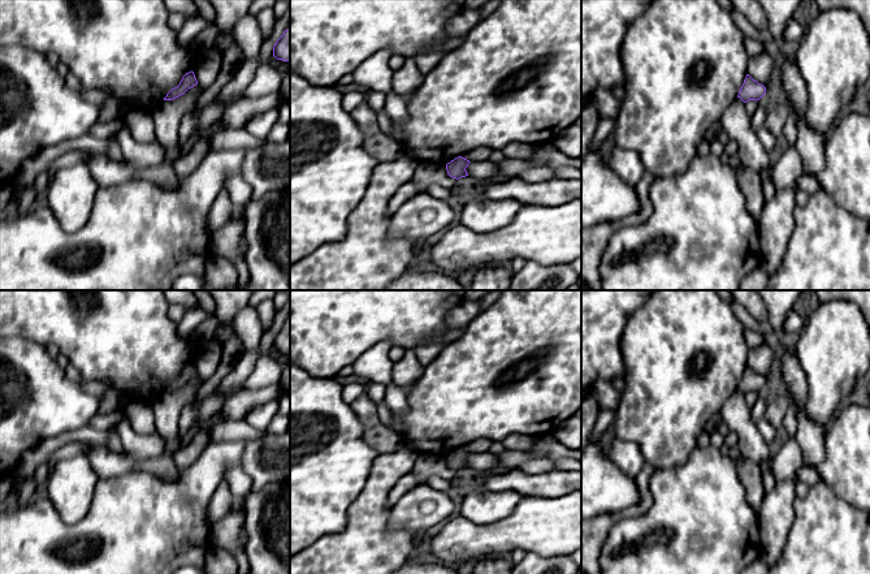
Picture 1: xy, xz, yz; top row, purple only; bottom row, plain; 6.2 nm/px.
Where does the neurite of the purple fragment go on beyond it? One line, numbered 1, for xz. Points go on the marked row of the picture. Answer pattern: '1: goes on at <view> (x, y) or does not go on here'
1: does not go on here

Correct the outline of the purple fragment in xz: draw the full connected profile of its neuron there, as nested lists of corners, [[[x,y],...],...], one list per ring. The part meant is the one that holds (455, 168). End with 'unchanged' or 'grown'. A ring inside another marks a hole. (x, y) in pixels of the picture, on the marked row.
[[[462,156],[455,157],[454,160],[446,164],[447,174],[456,180],[468,176],[466,168],[468,167],[469,163],[471,163],[469,160]]]; unchanged

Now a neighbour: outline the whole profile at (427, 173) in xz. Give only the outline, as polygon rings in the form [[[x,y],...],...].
[[[429,161],[417,163],[411,182],[416,187],[417,193],[425,191],[425,189],[432,184],[438,184],[450,189],[458,185],[458,180],[447,174],[446,165]]]

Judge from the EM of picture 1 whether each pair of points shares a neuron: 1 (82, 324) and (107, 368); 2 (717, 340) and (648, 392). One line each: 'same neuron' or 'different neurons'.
1: same neuron
2: same neuron

